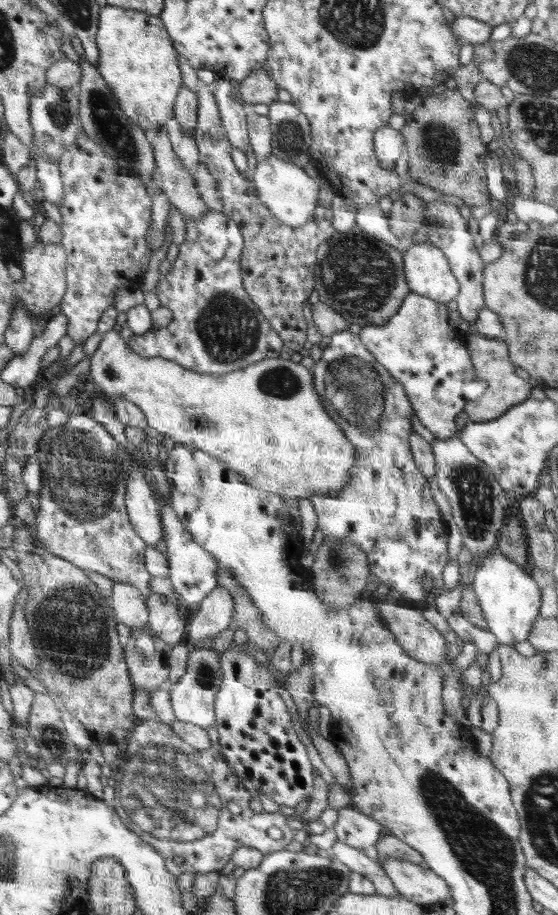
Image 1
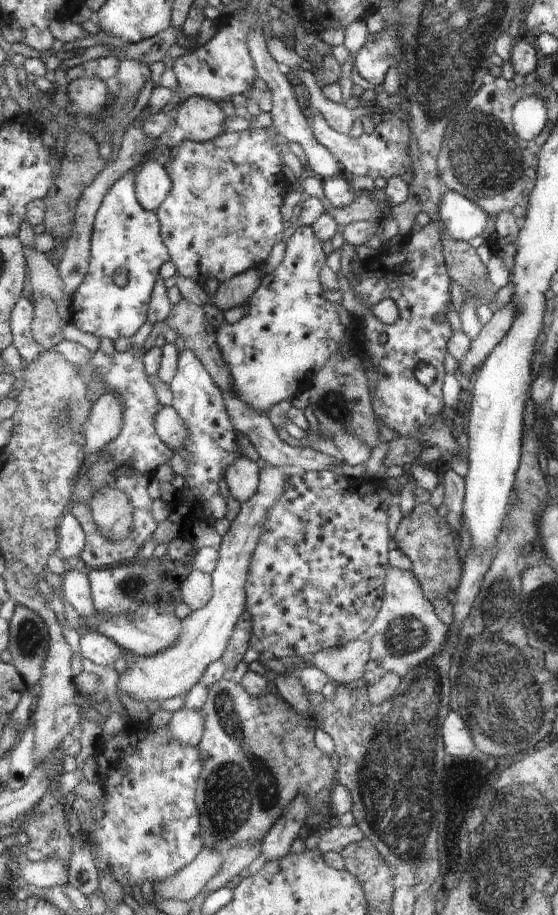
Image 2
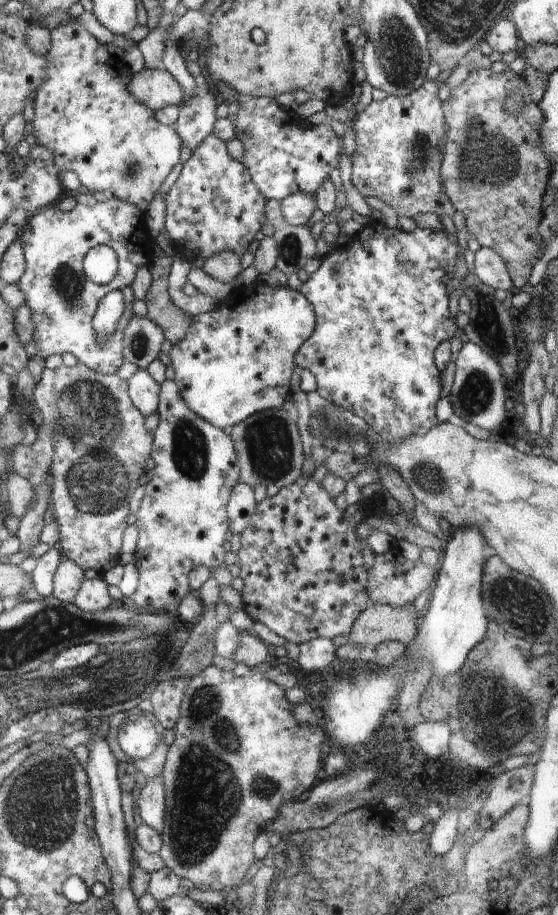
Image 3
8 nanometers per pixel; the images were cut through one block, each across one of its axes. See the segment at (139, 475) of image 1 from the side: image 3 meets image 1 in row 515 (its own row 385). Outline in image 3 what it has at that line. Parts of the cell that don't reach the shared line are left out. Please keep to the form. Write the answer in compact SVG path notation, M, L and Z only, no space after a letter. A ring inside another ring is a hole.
M140 369L129 382L132 400L140 412L143 412L145 417L158 414L163 385L150 374L150 371L144 369Z

